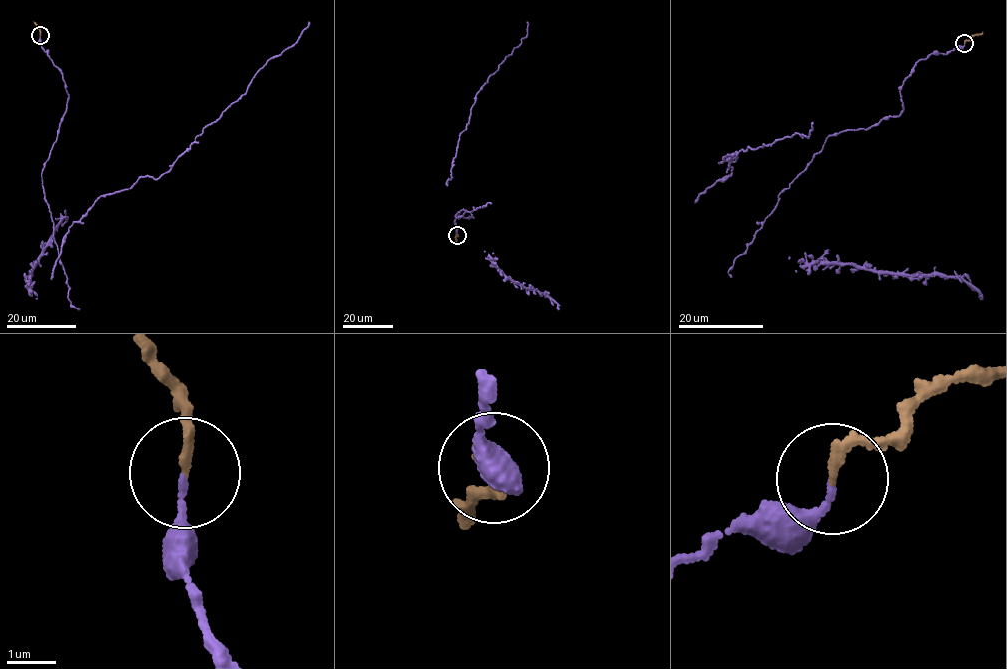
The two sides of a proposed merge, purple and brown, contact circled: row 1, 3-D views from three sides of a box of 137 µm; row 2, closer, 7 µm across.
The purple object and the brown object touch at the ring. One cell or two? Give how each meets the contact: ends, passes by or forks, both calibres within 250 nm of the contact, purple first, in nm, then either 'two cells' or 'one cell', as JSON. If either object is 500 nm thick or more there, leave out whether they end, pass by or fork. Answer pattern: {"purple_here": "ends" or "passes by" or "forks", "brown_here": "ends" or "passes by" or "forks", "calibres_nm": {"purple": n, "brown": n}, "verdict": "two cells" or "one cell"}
{"purple_here": "ends", "brown_here": "ends", "calibres_nm": {"purple": 120, "brown": 180}, "verdict": "one cell"}

